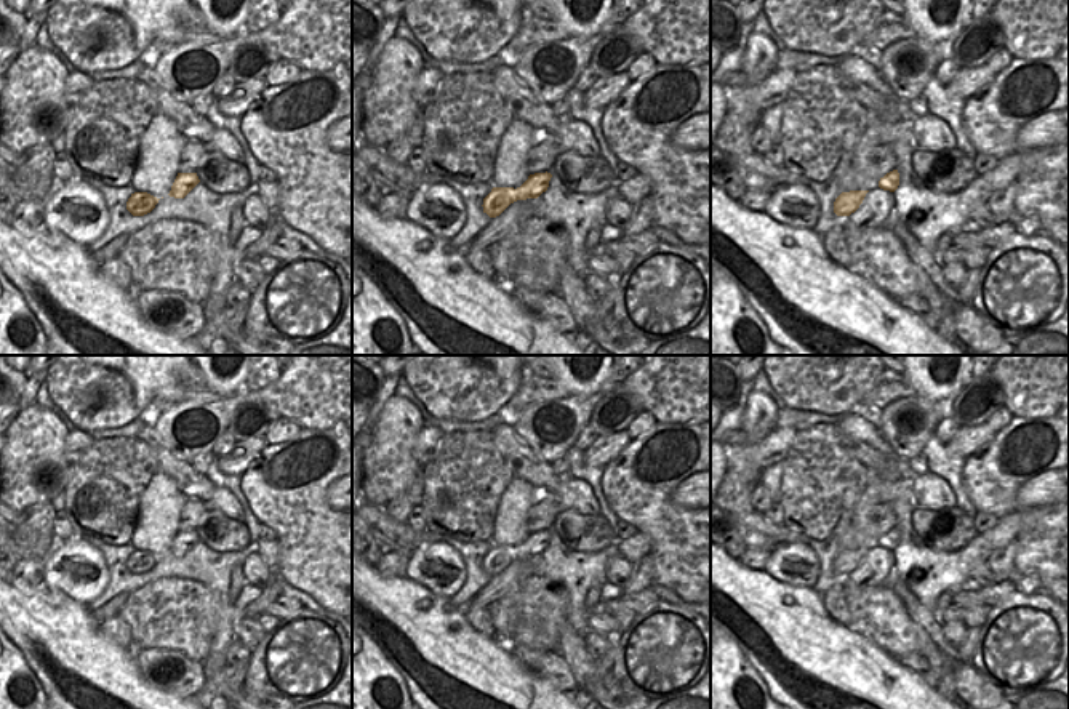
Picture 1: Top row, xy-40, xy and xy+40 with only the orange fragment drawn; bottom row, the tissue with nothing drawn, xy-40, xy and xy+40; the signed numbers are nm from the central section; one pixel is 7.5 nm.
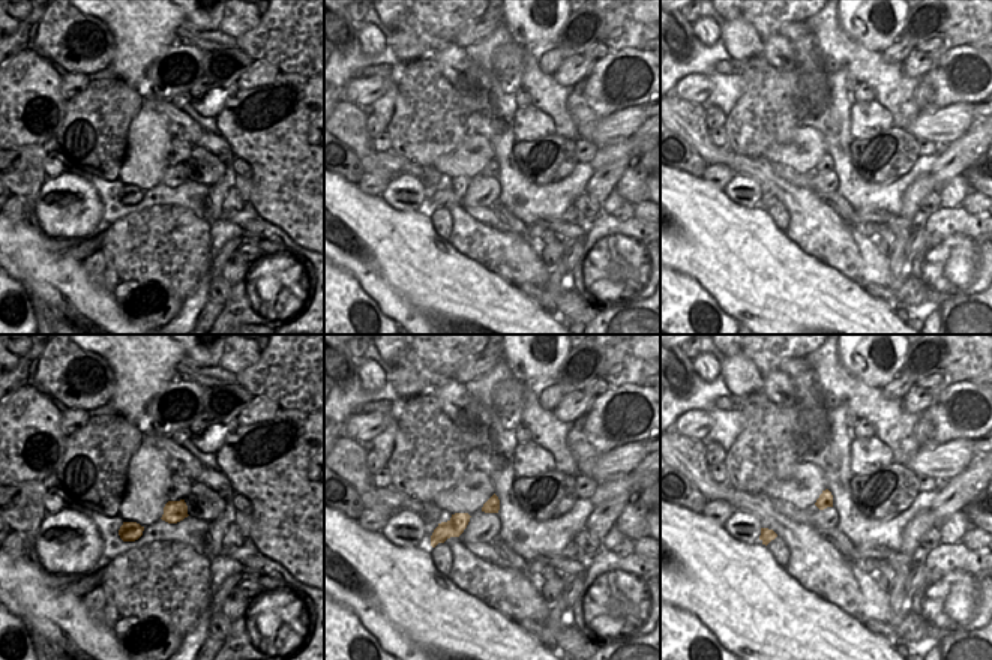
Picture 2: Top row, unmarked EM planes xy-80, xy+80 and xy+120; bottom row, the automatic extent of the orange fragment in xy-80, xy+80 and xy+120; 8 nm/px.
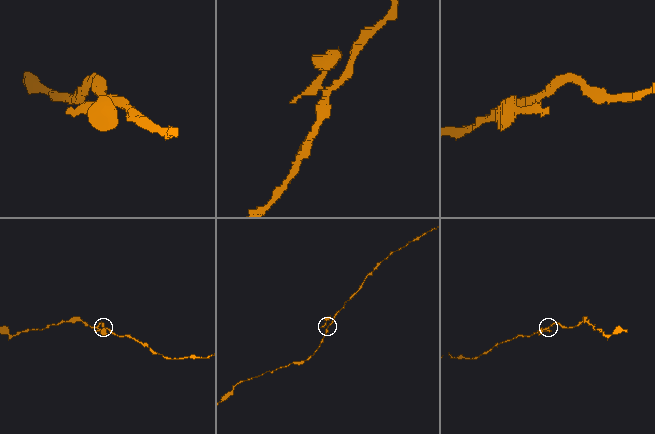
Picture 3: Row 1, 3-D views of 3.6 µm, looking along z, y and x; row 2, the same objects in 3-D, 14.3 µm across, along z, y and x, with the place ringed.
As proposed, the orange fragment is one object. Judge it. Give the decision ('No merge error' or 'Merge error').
Merge error.

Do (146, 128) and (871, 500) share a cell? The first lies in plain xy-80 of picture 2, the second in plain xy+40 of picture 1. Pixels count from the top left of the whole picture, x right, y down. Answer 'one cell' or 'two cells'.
one cell

